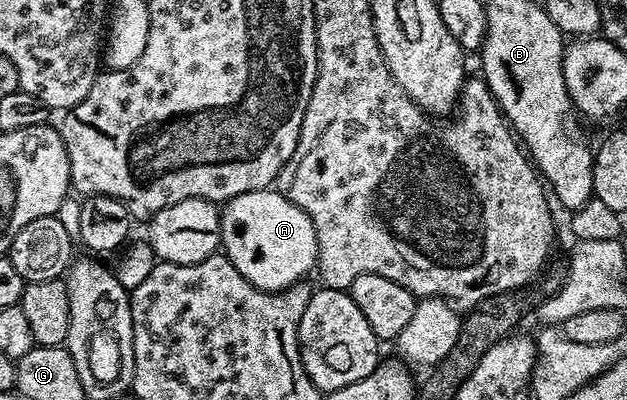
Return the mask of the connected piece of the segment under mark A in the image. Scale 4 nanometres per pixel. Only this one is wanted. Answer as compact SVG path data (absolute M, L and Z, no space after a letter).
M273 188L248 191L225 202L220 212L224 255L257 289L280 293L315 272L318 244L312 219L284 194Z

